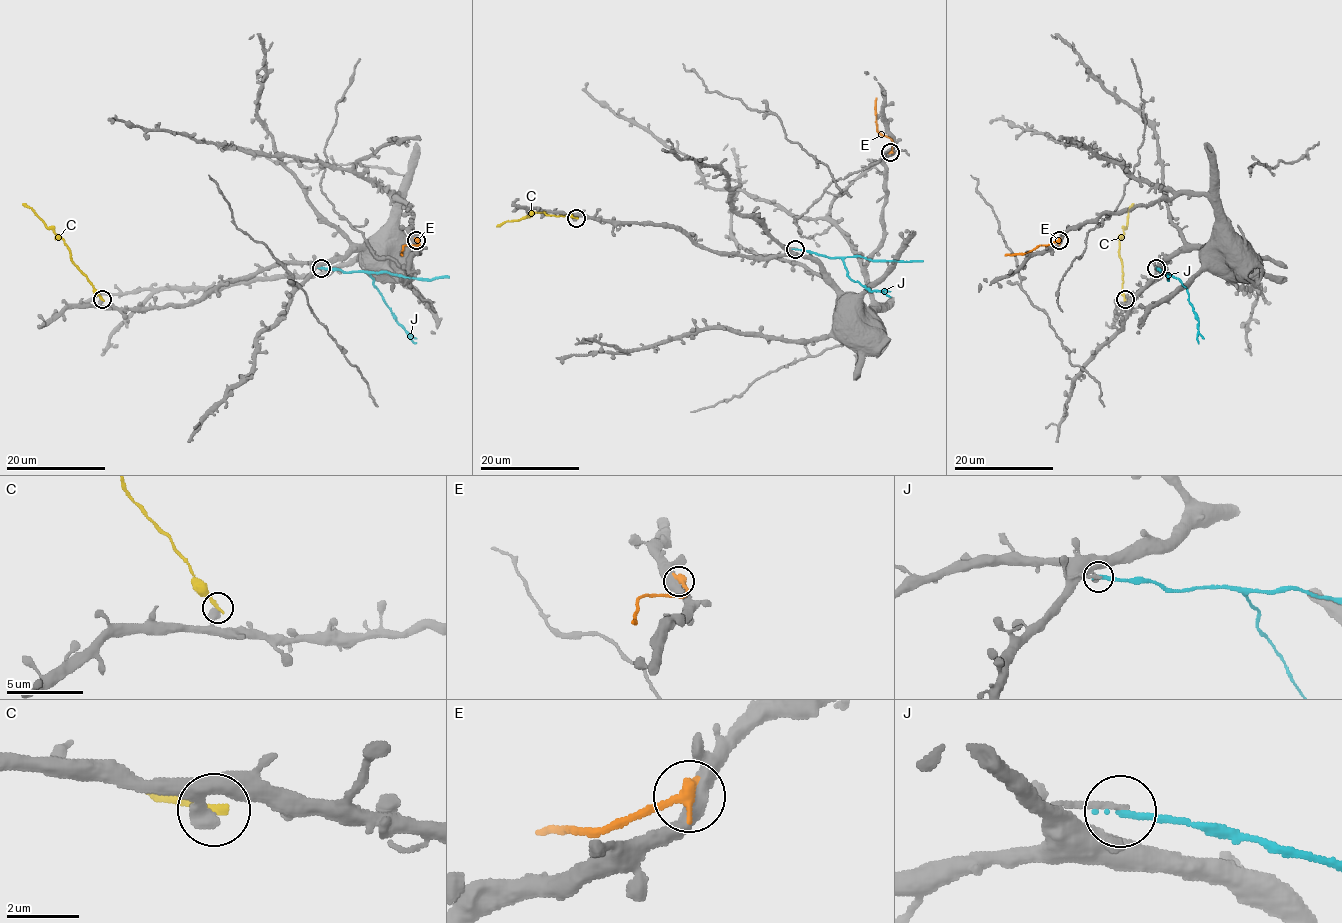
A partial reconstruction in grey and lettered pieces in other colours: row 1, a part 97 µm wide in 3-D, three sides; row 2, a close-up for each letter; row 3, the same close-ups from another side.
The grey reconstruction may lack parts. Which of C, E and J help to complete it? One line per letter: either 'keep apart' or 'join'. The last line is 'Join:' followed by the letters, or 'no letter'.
C: keep apart
E: keep apart
J: keep apart
Join: no letter

